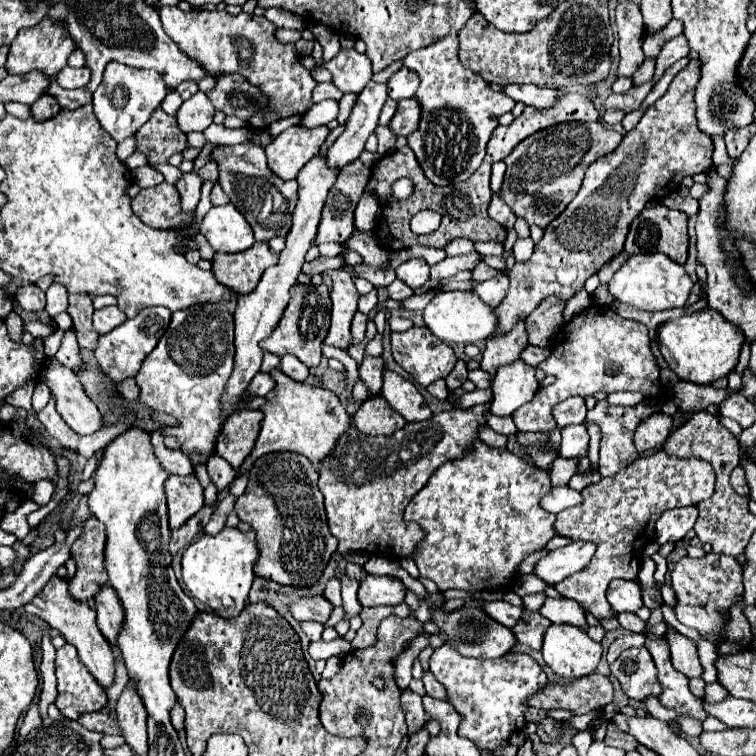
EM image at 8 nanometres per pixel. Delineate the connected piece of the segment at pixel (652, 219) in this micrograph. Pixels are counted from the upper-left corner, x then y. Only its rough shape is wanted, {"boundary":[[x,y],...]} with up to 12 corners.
{"boundary":[[646,208],[630,224],[624,250],[662,252],[684,264],[684,212]]}

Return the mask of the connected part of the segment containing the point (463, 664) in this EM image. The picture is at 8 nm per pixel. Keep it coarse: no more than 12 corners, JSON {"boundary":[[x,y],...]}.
{"boundary":[[528,654],[464,658],[430,670],[480,750],[510,744],[546,674]]}

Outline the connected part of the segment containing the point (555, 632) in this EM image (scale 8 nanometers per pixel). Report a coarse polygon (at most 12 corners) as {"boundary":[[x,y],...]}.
{"boundary":[[552,624],[542,656],[562,680],[596,670],[602,646],[580,628]]}

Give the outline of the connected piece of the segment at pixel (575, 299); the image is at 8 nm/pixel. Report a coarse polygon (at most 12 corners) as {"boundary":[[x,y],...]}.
{"boundary":[[580,290],[567,301],[563,323],[568,324],[591,305],[590,294]]}

